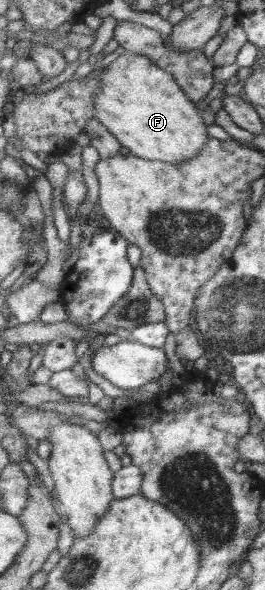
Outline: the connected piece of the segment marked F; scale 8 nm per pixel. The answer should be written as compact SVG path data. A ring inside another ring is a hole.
M125 52L104 69L100 78L102 85L96 96L96 118L115 134L131 154L149 160L164 160L181 164L196 159L213 139L209 136L209 125L196 101L184 91L176 76L160 68L151 58L132 52Z

